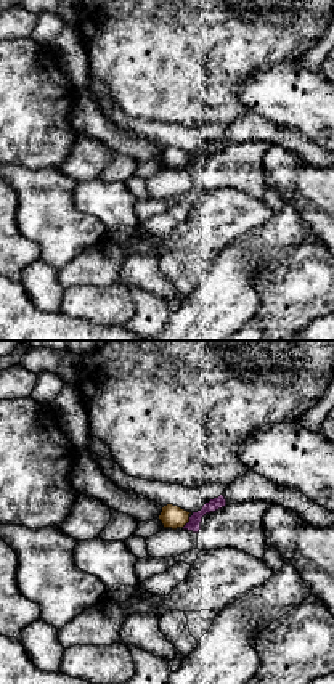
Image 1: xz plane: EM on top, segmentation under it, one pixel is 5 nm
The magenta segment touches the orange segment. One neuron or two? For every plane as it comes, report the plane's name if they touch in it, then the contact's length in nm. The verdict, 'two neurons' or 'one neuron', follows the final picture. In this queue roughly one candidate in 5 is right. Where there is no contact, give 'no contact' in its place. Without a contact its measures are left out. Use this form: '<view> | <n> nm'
xz | 70 nm

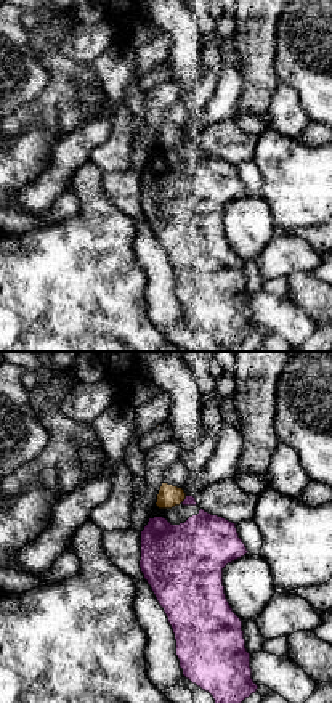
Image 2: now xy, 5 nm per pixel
xy | 50 nm

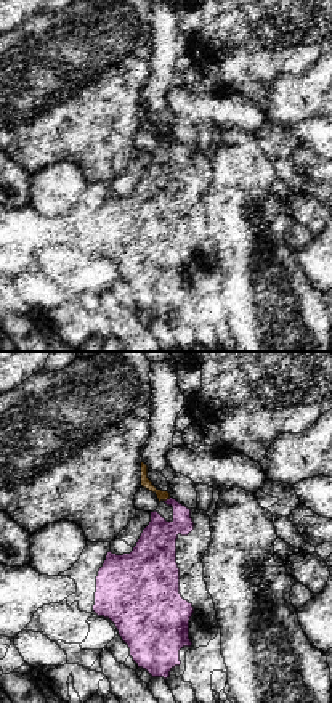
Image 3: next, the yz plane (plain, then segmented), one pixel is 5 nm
yz | 40 nm

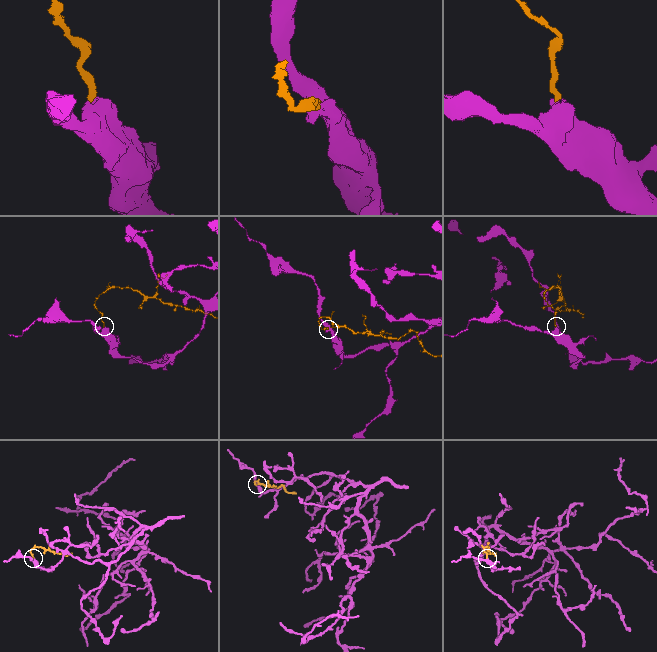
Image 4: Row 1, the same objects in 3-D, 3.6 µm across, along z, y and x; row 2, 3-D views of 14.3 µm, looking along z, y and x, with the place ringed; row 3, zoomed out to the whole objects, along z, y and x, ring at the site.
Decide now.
two neurons

